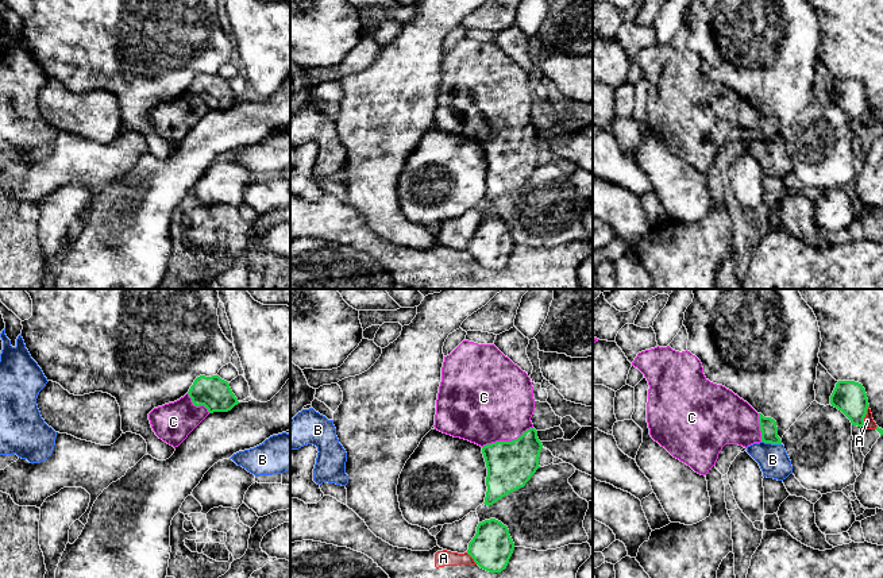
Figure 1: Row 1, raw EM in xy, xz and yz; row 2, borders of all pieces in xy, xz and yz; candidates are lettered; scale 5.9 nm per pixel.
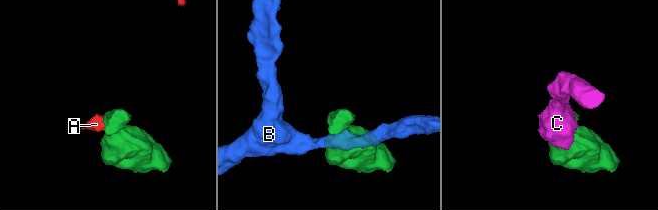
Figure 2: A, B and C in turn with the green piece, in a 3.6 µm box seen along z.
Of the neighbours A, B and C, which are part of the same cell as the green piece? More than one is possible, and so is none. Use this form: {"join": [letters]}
{"join": ["C"]}

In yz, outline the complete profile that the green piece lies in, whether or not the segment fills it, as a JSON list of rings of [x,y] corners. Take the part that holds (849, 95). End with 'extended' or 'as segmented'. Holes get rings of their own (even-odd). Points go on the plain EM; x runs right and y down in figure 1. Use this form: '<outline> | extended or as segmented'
[[[838,78],[830,93],[832,104],[841,108],[852,123],[864,124],[864,115],[869,104],[865,86],[855,78]]] | as segmented

